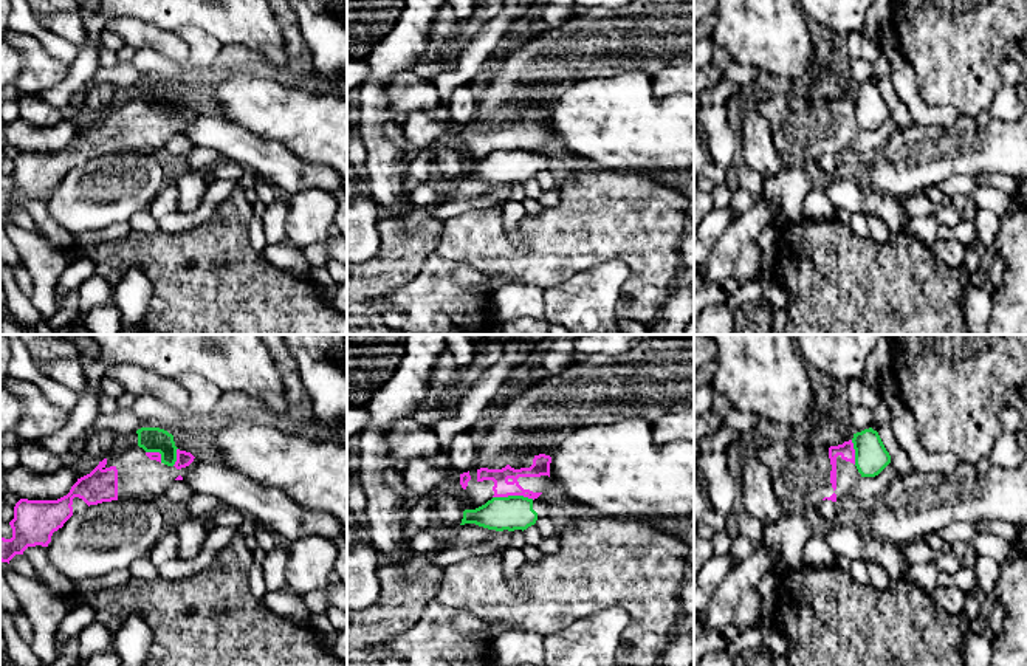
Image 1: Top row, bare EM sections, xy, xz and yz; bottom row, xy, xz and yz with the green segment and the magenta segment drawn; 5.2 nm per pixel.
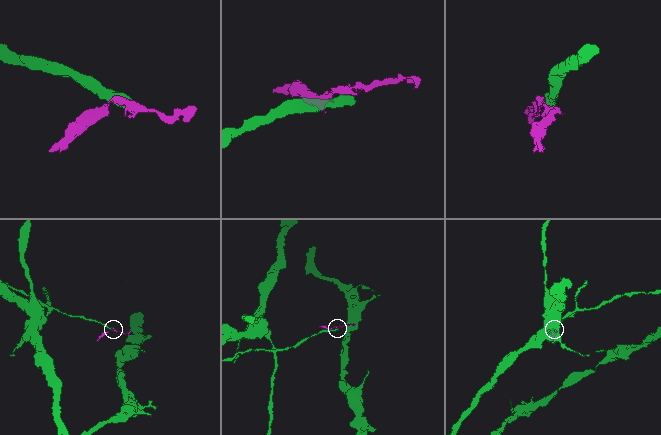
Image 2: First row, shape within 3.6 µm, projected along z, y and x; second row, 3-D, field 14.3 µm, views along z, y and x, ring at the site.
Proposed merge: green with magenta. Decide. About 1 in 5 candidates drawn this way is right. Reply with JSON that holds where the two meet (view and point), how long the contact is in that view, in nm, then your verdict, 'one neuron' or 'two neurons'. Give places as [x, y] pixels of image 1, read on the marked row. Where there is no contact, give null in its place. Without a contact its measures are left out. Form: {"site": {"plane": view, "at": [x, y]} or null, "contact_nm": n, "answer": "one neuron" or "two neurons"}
{"site": {"plane": "xz", "at": [513, 496]}, "contact_nm": 220, "answer": "two neurons"}

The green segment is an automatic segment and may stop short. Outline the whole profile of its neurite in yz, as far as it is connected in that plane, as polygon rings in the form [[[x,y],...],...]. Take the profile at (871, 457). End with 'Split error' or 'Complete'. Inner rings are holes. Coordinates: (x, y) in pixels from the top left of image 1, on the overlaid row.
[[[872,427],[854,434],[852,443],[855,466],[861,477],[875,477],[891,463],[889,452]]]. Complete

